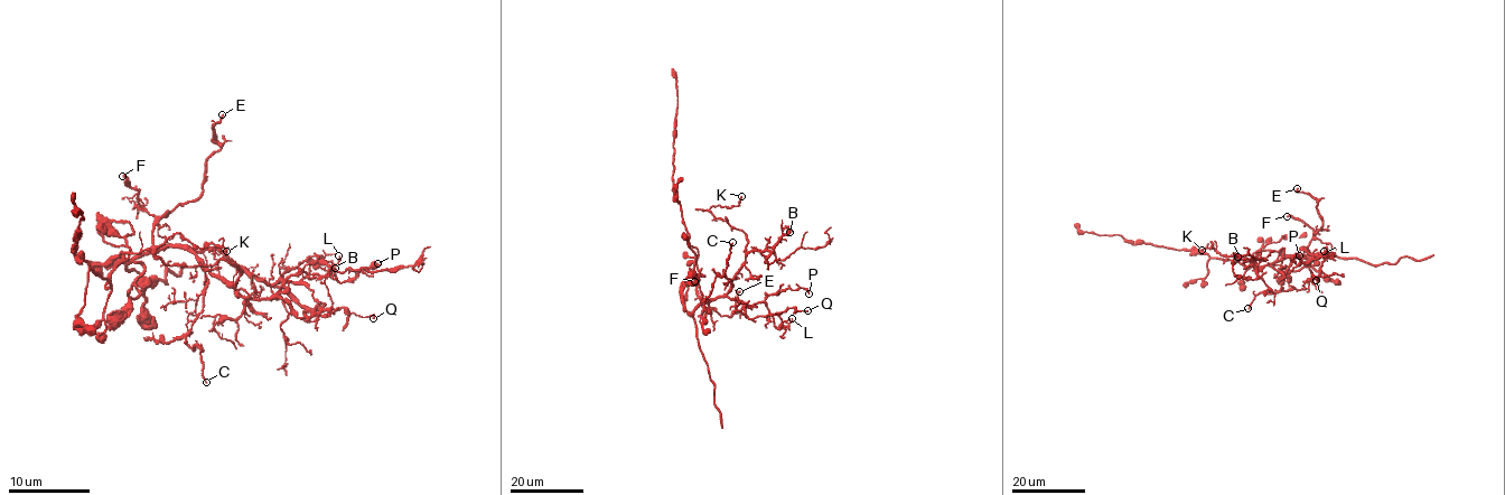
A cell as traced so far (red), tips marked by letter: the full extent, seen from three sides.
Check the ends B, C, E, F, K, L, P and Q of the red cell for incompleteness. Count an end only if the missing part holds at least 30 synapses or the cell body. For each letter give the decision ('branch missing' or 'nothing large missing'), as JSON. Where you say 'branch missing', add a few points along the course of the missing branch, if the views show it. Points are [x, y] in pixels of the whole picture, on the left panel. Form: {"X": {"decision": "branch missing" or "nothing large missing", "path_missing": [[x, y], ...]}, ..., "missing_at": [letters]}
{"B": {"decision": "nothing large missing"}, "C": {"decision": "nothing large missing"}, "E": {"decision": "nothing large missing"}, "F": {"decision": "nothing large missing"}, "K": {"decision": "nothing large missing"}, "L": {"decision": "nothing large missing"}, "P": {"decision": "nothing large missing"}, "Q": {"decision": "nothing large missing"}, "missing_at": []}

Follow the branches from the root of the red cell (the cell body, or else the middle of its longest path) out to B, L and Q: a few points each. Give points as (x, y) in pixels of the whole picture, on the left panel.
B: (94, 268), (186, 248), (241, 296), (279, 298), (298, 317), (333, 306), (325, 276), (335, 268)
L: (94, 268), (129, 263), (165, 248), (221, 249), (236, 265), (276, 283), (302, 261), (333, 270), (338, 255)
Q: (94, 268), (129, 263), (165, 248), (221, 249), (244, 271), (286, 288), (318, 315), (343, 306), (373, 318)

